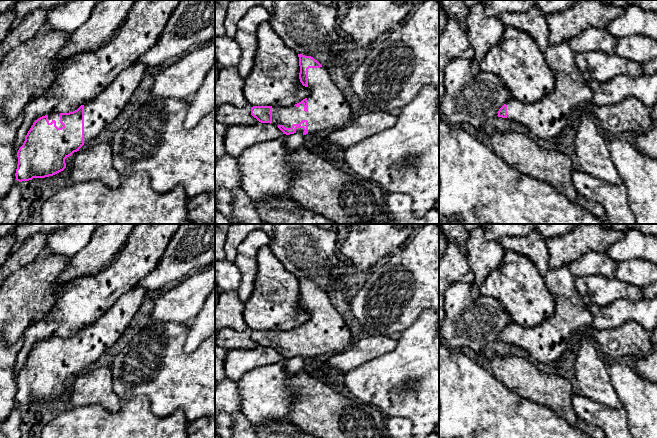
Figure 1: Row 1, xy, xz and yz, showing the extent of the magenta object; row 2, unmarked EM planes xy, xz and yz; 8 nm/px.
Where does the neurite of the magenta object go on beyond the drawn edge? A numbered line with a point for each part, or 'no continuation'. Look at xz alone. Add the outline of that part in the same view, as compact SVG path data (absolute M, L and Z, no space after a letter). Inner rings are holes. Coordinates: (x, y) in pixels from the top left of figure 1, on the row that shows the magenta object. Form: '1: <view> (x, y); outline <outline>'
1: xz (328, 109); outline M326 67L308 69L308 111L304 111L303 104L299 107L292 106L272 106L272 124L283 125L291 128L293 124L299 124L302 120L308 121L308 134L317 133L324 130L341 129L349 124L352 117L352 108L345 97L333 82Z

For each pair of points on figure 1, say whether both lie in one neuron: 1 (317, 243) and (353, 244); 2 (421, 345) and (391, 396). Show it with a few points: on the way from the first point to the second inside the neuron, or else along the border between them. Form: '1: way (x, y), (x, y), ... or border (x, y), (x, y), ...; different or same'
1: border (337, 249), (348, 261), (351, 269); different
2: way (421, 358), (421, 366), (404, 383); same

